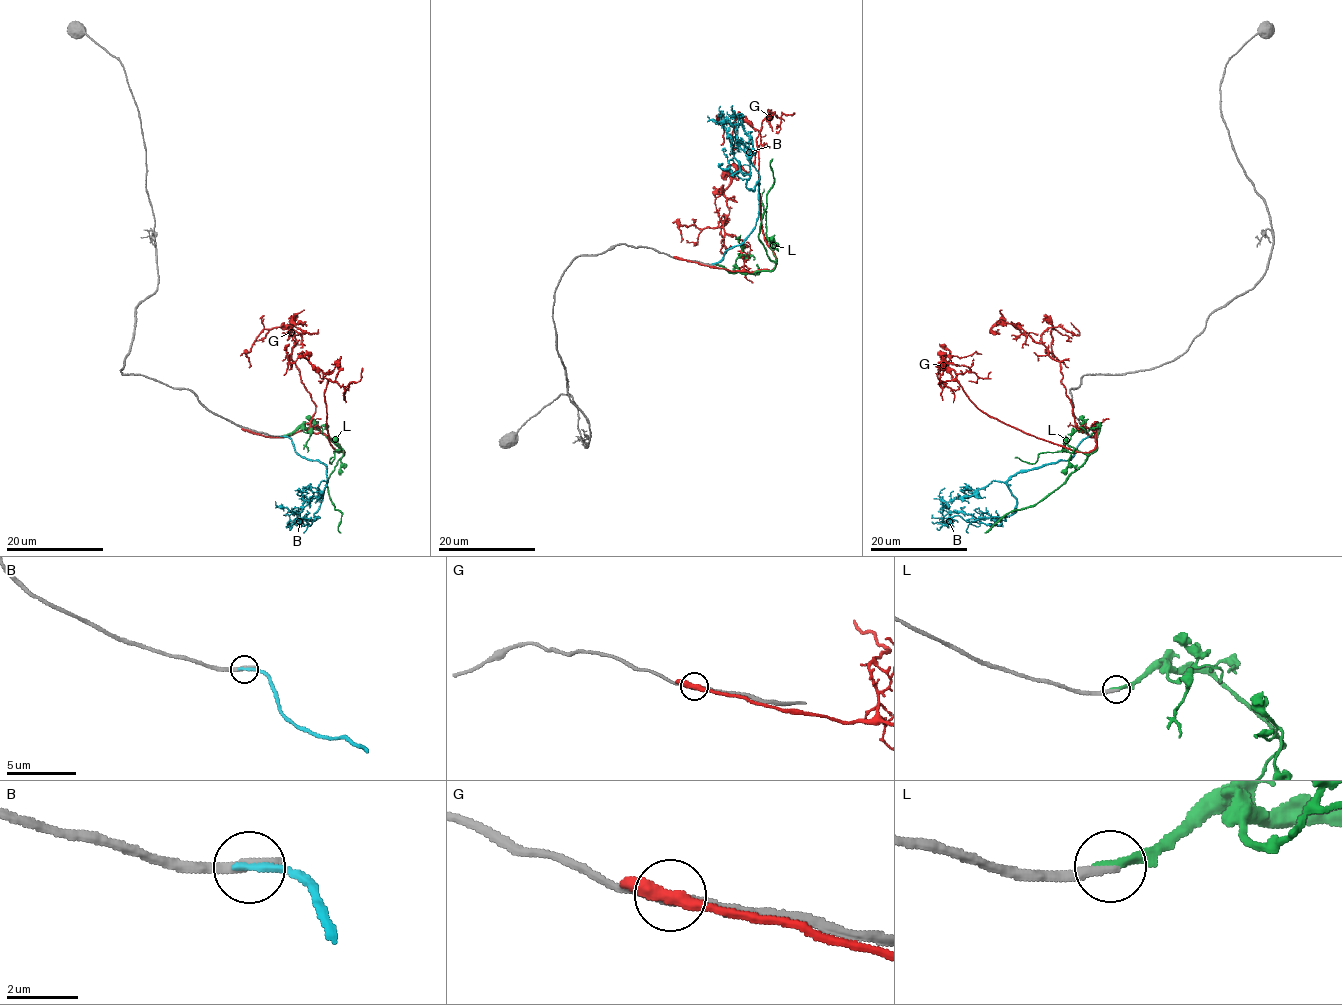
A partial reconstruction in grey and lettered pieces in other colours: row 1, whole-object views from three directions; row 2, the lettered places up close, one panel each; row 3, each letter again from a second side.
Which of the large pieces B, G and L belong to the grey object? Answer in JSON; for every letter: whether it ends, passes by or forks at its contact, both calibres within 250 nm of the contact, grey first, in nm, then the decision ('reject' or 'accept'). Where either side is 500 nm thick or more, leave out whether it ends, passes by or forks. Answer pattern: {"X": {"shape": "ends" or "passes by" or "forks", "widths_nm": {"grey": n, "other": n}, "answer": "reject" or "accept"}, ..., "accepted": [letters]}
{"B": {"shape": "ends", "widths_nm": {"grey": 320, "other": 240}, "answer": "reject"}, "G": {"shape": "passes by", "widths_nm": {"grey": 240, "other": 360}, "answer": "reject"}, "L": {"shape": "ends", "widths_nm": {"grey": 240, "other": 280}, "answer": "accept"}, "accepted": ["L"]}

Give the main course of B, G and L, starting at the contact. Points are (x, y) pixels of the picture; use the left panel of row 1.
B: (283, 436), (308, 459), (326, 467), (326, 486), (309, 525), (275, 501)
G: (248, 429), (266, 436), (324, 433), (344, 452), (330, 444), (328, 380), (304, 358), (288, 360), (289, 343)
L: (285, 435), (297, 428), (318, 428), (342, 451), (326, 484), (335, 509), (342, 514), (341, 532)

